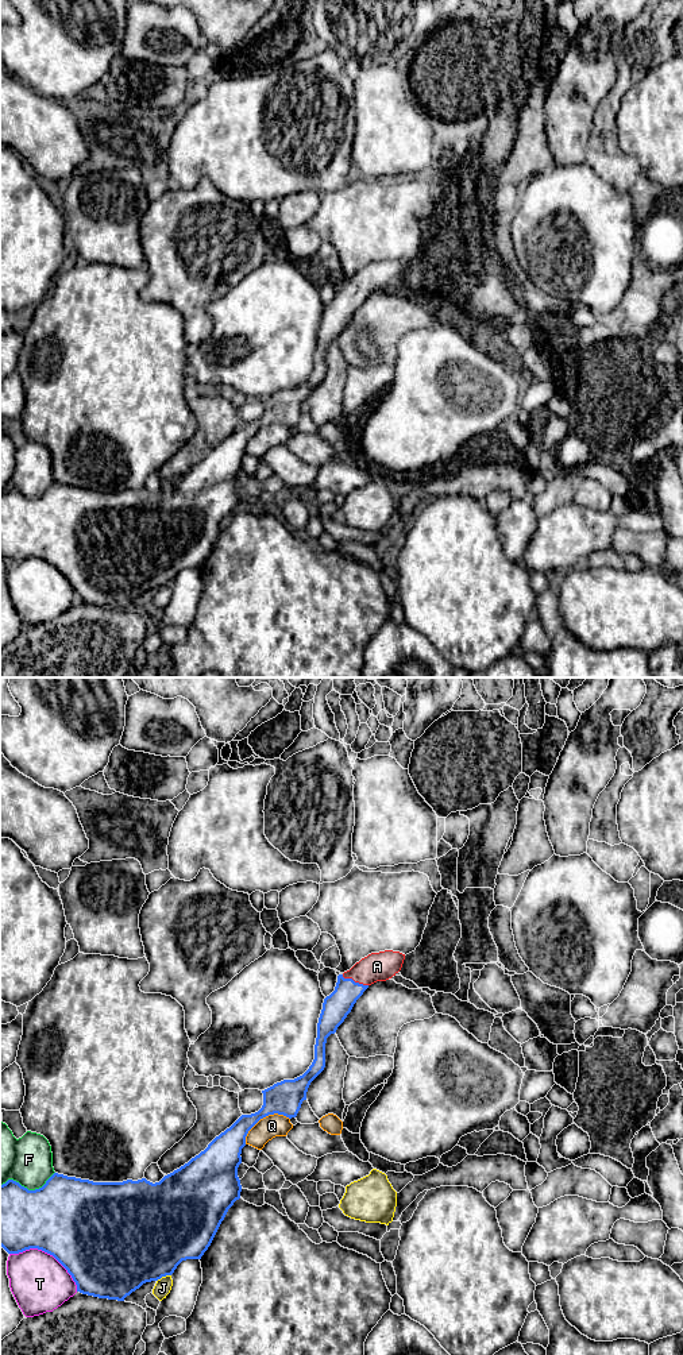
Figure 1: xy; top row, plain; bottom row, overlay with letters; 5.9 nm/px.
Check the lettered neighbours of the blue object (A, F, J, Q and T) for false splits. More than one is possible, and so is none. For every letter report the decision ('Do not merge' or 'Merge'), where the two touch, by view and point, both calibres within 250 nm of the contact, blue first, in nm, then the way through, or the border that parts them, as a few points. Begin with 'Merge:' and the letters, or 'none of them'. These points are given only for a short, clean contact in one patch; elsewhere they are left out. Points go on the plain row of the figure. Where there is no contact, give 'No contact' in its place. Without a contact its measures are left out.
Merge: A
A: Merge. Touches blue at xy (354, 290). Thickness 160 nm (blue) against 180 nm. Path across: xy (336, 315), (354, 290), (377, 275)
F: Do not merge. Touches blue at xy (27, 498). Thickness 420 nm (blue) against 280 nm
J: Do not merge. Touches blue at xy (164, 585). Thickness 500 nm (blue) against 100 nm
Q: Do not merge. Touches blue at xy (262, 427). Thickness 200 nm (blue) against 140 nm
T: Do not merge. Touches blue at xy (49, 562). Thickness 500 nm (blue) against 340 nm

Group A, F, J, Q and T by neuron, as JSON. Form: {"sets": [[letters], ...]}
{"sets": [["A"], ["F"], ["J"], ["Q"], ["T"]]}

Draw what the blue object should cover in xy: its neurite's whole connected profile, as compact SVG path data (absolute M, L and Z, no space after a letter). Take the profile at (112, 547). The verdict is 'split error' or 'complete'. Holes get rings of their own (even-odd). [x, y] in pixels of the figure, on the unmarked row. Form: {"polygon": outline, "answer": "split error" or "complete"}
{"polygon": "M400 260L371 262L339 283L335 300L323 312L315 368L309 378L294 389L283 389L262 399L263 414L258 421L242 424L204 460L159 491L153 493L146 487L93 491L54 482L35 499L13 489L0 494L0 555L8 563L42 559L67 579L77 601L117 610L124 610L146 591L171 584L182 570L201 568L228 518L240 507L238 476L248 440L269 424L297 425L310 391L325 377L327 347L336 341L363 301L371 293L395 285L404 269L405 263Z", "answer": "split error"}

